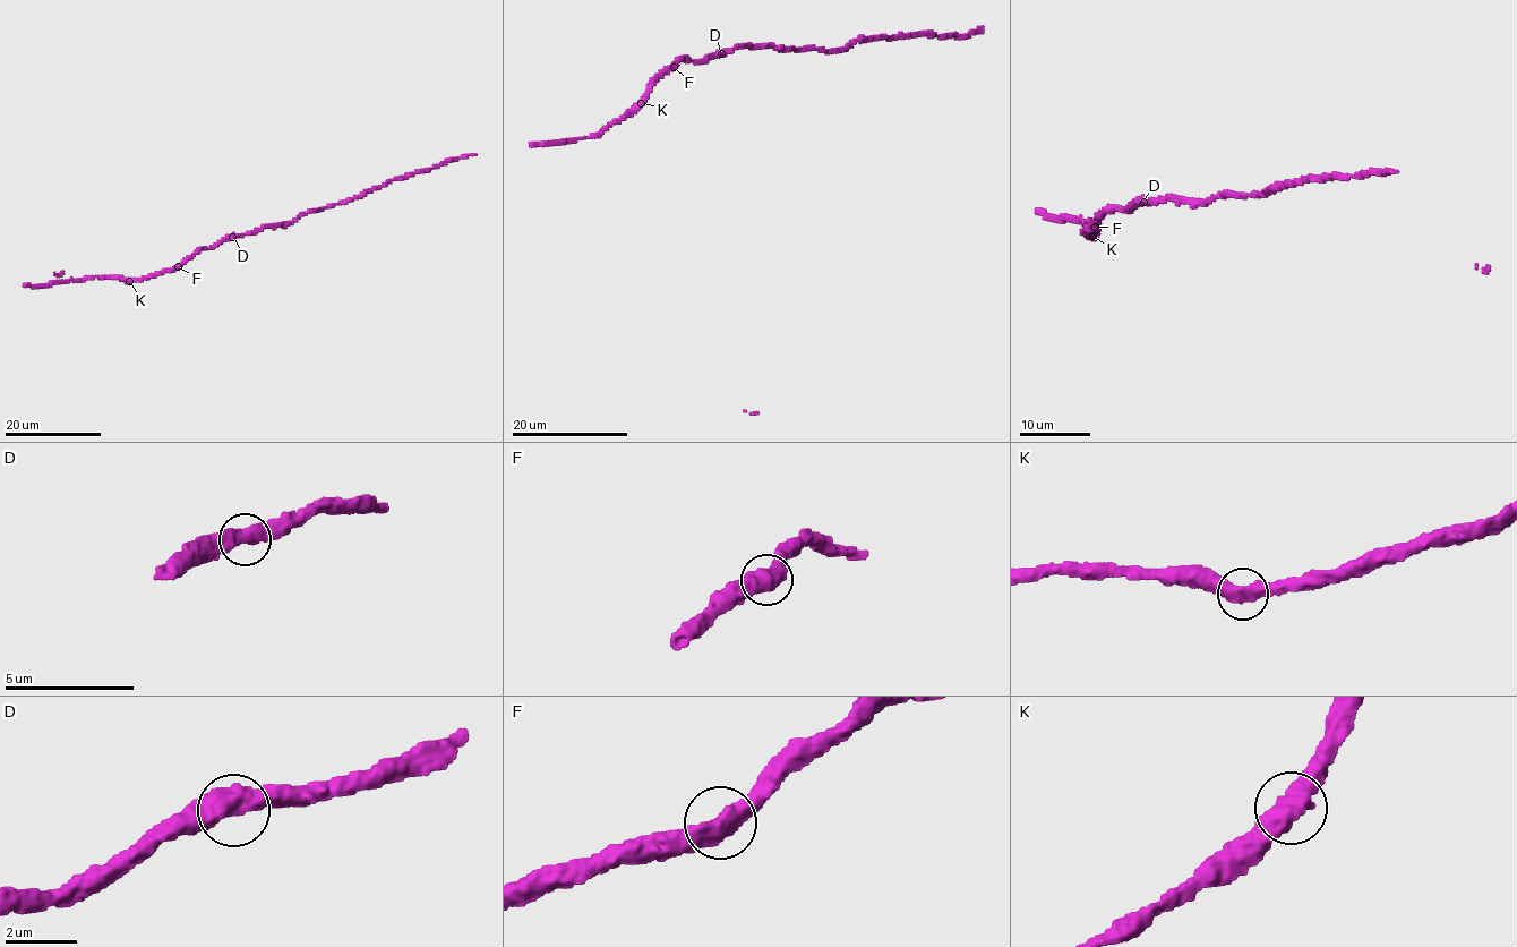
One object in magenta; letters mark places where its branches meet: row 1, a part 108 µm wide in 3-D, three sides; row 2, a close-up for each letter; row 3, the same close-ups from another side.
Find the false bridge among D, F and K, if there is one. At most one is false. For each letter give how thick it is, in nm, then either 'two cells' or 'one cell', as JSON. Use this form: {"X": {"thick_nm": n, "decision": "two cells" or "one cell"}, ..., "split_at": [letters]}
{"D": {"thick_nm": 500, "decision": "one cell"}, "F": {"thick_nm": 480, "decision": "one cell"}, "K": {"thick_nm": 500, "decision": "one cell"}, "split_at": []}

